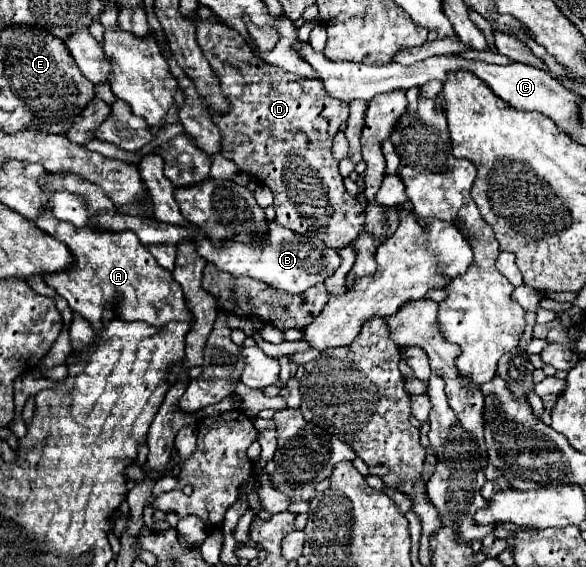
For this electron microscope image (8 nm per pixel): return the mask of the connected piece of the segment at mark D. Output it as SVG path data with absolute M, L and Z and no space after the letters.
M199 19L195 29L197 43L229 101L225 113L213 113L207 99L201 97L203 109L223 135L221 155L273 191L275 219L283 227L319 235L333 249L355 241L363 229L363 207L345 191L331 149L333 135L349 117L349 105L331 97L319 79L299 79L263 63L225 23Z

